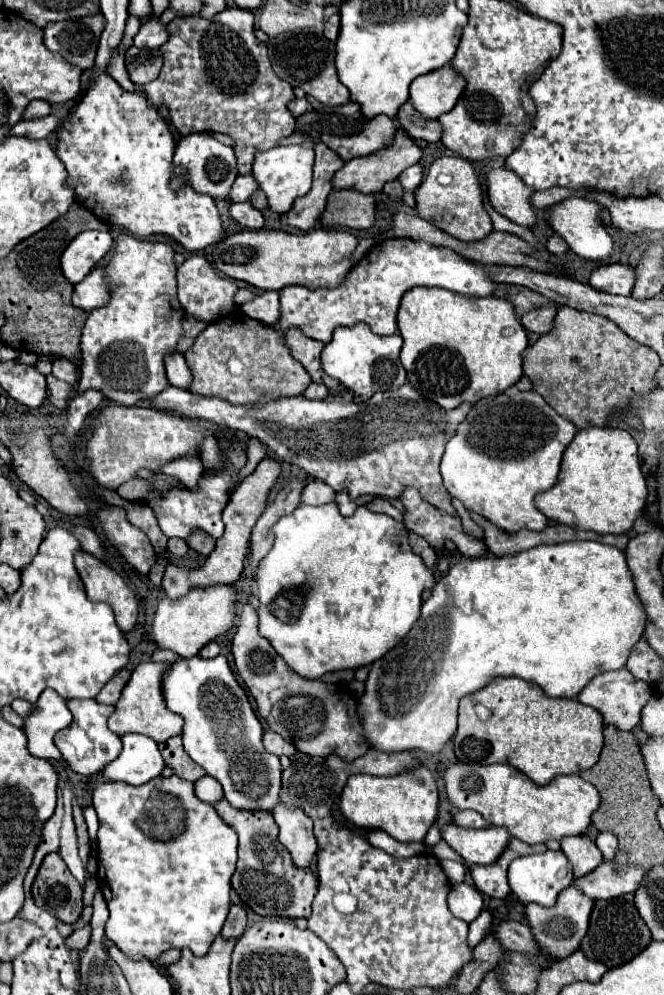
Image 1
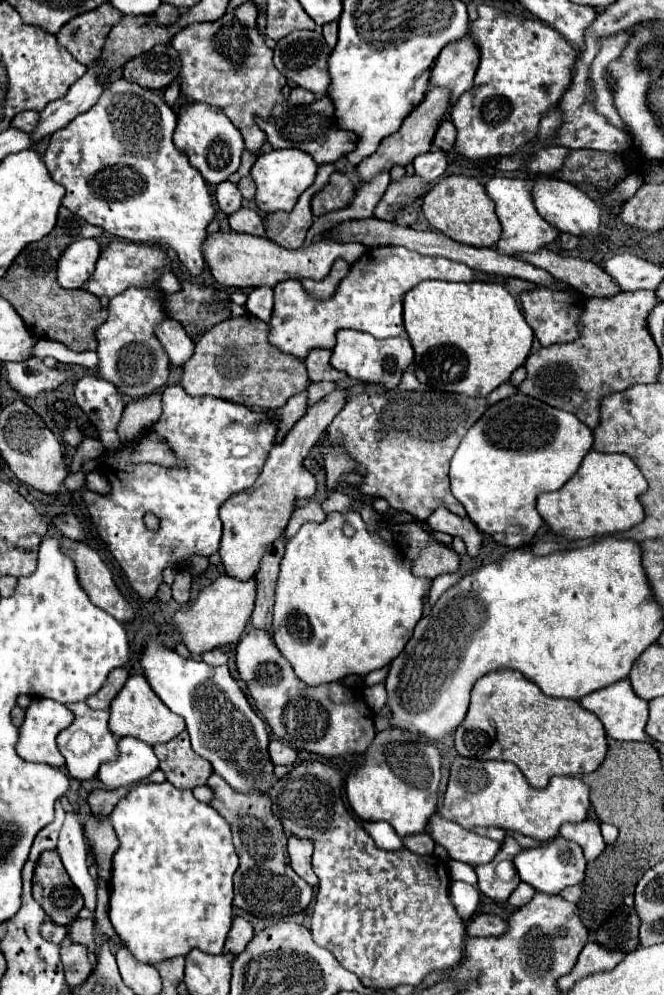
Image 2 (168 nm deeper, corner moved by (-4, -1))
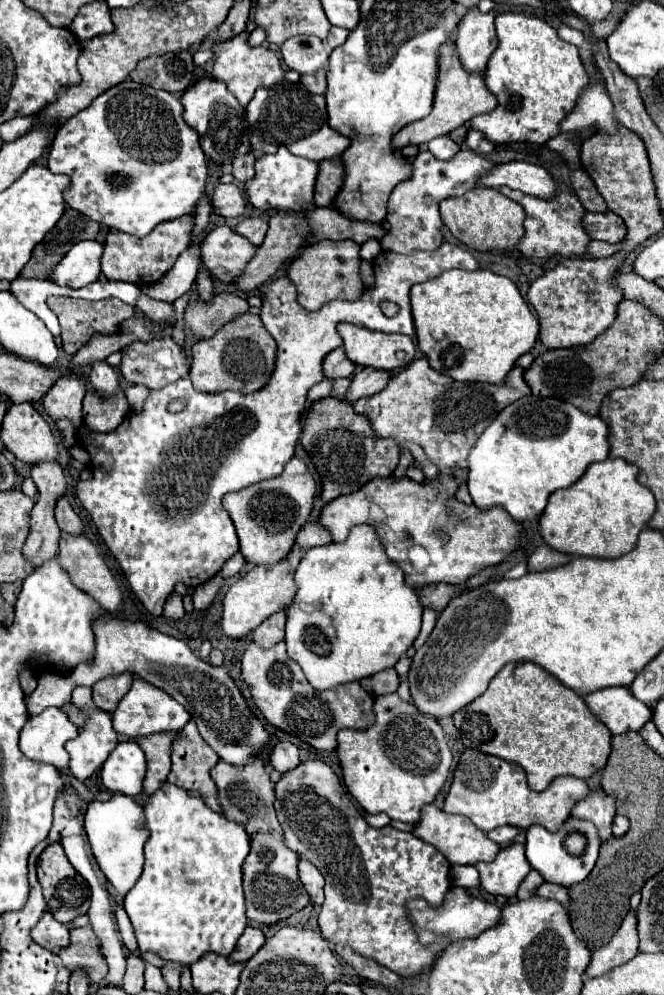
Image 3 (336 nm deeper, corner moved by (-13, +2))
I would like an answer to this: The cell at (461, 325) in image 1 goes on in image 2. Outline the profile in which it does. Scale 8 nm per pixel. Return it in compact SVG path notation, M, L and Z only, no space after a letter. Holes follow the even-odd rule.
M423 281L405 295L403 321L415 349L413 371L417 379L431 389L437 387L445 393L461 393L467 397L487 397L493 389L507 383L511 373L525 363L533 343L533 329L527 325L515 297L497 283Z

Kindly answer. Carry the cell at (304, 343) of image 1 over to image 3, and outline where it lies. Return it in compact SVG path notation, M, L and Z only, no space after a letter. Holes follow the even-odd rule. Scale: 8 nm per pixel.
M336 348L324 358L324 376L326 378L350 378L354 374L354 368L356 368L356 364L346 358L344 348Z

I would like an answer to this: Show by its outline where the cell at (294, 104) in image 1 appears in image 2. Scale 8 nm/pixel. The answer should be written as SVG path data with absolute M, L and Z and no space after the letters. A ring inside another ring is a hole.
M297 87L289 95L289 103L293 103L293 105L307 105L311 101L315 101L315 95L311 91L307 91L307 89L299 89Z

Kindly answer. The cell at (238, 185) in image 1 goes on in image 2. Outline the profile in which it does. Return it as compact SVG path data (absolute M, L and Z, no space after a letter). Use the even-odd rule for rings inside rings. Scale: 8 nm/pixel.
M223 181L217 185L217 191L215 191L215 199L219 203L219 209L227 215L235 213L239 207L241 207L241 193L239 193L239 187L231 181Z

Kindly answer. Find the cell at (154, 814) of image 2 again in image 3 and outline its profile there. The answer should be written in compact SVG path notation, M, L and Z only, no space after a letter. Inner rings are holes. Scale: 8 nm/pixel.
M168 782L150 796L150 802L144 806L144 814L146 828L150 830L150 838L144 846L144 872L124 900L140 950L150 950L164 960L174 960L186 966L208 952L228 956L248 926L242 886L242 862L250 852L248 832L238 822L212 812L202 798L188 796L186 790Z

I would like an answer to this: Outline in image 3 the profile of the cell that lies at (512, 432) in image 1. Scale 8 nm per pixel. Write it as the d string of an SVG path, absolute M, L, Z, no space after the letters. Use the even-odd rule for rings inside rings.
M524 396L504 408L496 420L484 430L468 456L468 490L478 508L502 506L516 522L534 522L546 508L548 496L556 490L572 486L592 462L600 462L610 450L610 428L600 416L588 416L570 402L556 398Z

